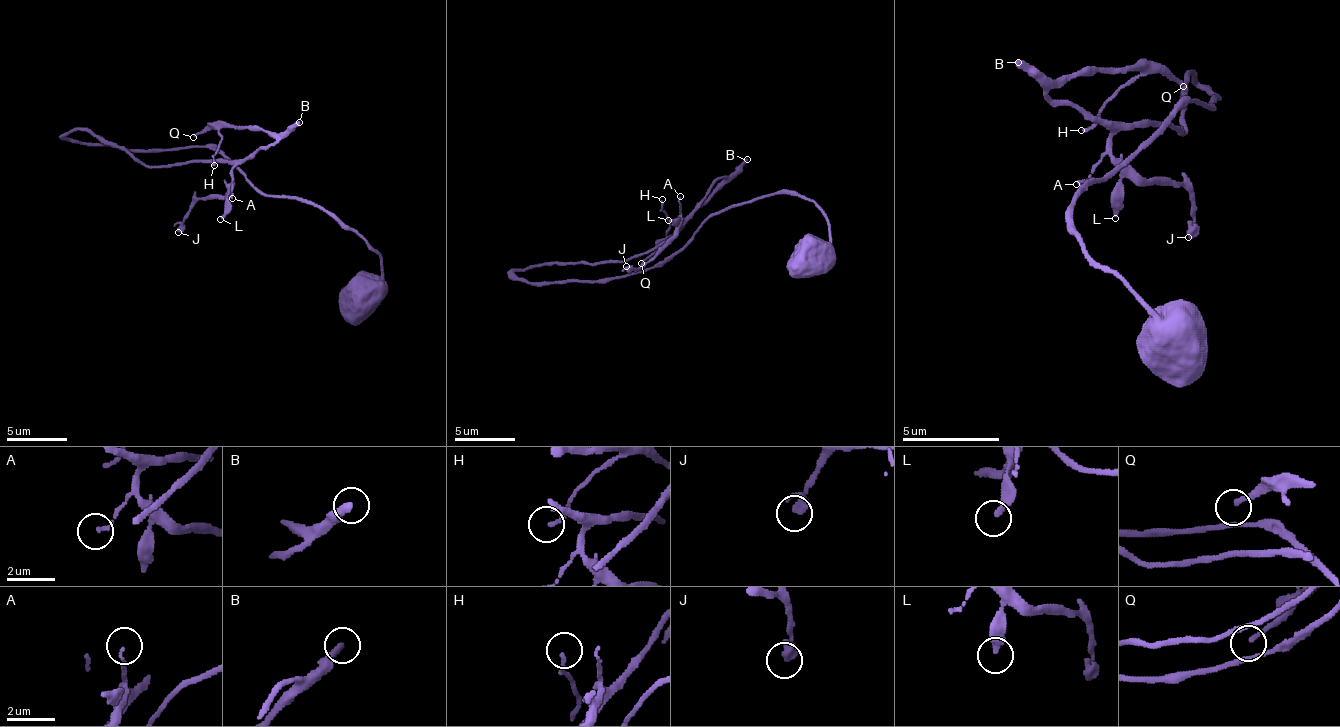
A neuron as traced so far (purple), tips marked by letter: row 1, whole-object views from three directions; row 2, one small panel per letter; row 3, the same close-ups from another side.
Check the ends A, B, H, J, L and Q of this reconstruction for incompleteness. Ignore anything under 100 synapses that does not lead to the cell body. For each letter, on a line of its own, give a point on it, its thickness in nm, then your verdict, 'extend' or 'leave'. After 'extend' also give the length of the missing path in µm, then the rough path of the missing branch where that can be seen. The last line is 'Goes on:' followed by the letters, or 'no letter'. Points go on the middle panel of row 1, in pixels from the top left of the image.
A: (680, 196) | 100 nm | leave
B: (747, 159) | 320 nm | extend | 120 µm
H: (662, 199) | 150 nm | leave
J: (626, 266) | 380 nm | leave
L: (668, 220) | 320 nm | leave
Q: (641, 263) | 110 nm | leave
Goes on: B

